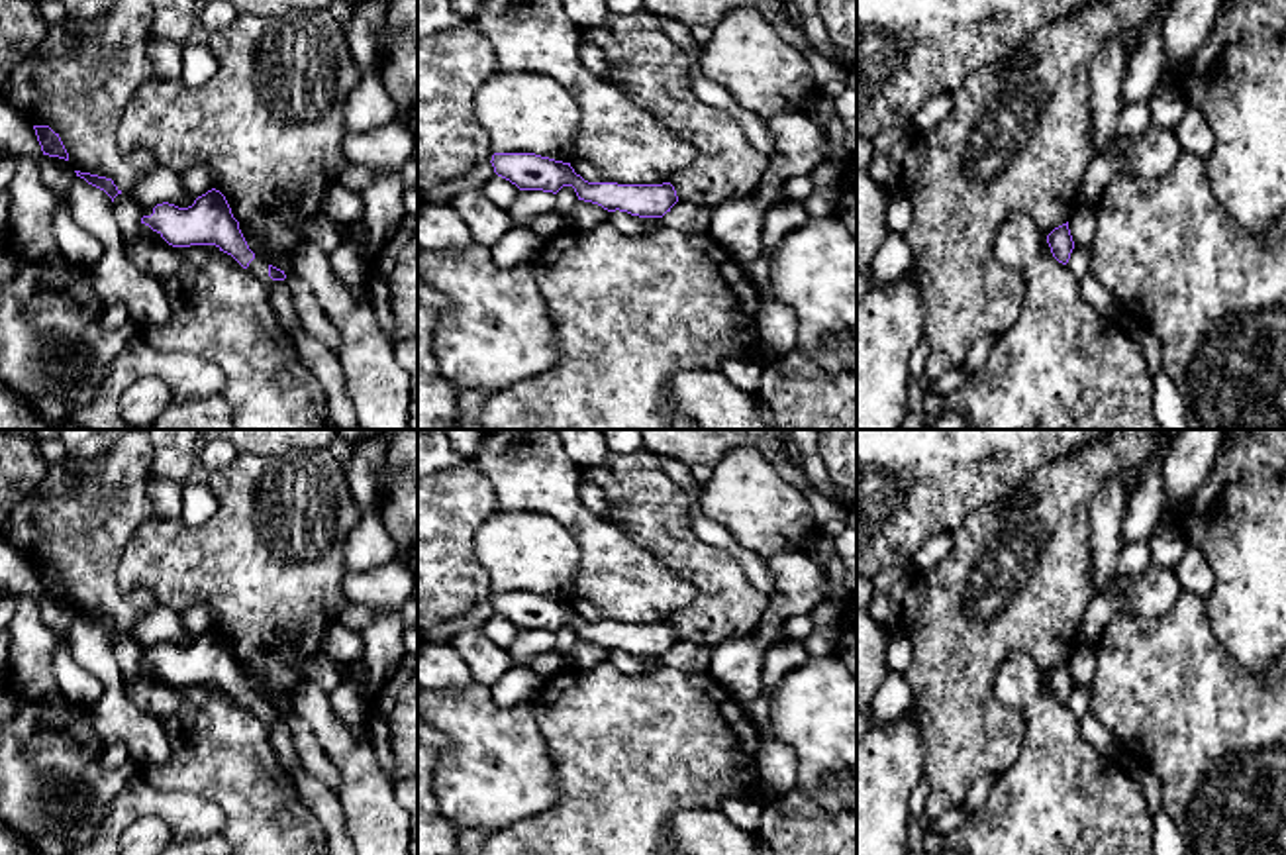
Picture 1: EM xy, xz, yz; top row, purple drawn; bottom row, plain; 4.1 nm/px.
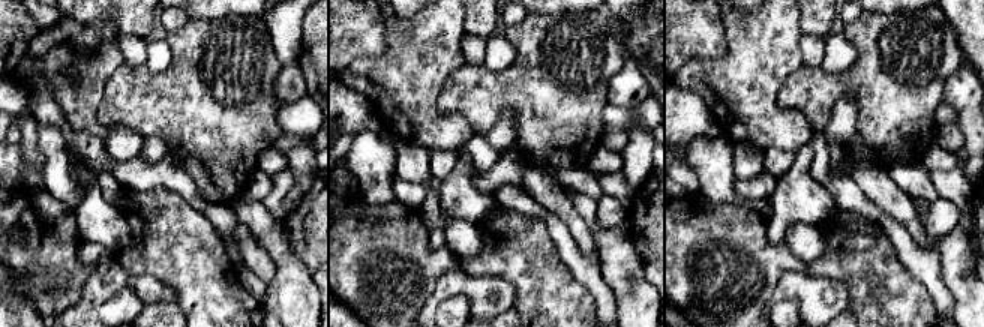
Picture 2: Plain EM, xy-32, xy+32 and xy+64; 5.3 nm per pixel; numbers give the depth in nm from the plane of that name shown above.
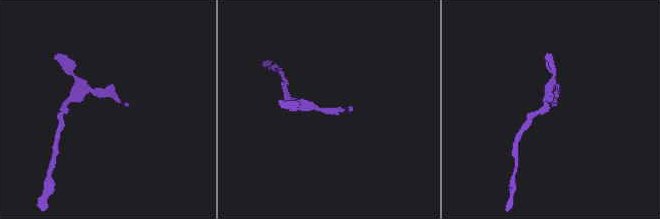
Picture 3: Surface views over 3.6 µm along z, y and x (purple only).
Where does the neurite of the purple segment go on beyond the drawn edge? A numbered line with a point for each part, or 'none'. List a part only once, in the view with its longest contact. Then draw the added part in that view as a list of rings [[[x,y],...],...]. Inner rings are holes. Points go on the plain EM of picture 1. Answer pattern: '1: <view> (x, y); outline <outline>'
1: xy (257, 706); outline [[[255,696],[247,710],[251,714],[255,714],[269,729],[290,729],[290,720],[284,718],[284,720],[272,720],[269,716],[269,704],[261,698],[261,696]]]

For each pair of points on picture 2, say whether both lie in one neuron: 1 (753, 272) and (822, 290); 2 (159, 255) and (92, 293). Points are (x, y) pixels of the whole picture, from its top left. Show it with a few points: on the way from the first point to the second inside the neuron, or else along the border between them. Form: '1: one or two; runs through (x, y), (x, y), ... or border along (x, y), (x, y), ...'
1: two; border along (776, 282), (770, 291), (765, 311)
2: two; border along (114, 254), (126, 272), (150, 275), (162, 281)

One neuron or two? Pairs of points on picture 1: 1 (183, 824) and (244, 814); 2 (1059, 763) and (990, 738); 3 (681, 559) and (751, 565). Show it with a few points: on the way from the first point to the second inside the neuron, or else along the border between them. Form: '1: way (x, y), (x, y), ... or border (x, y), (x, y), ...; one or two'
1: border (187, 793), (208, 799), (222, 812), (222, 830); two
2: border (1006, 704), (1024, 720), (1024, 746), (996, 775); two
3: border (698, 538), (726, 550), (767, 599); two

